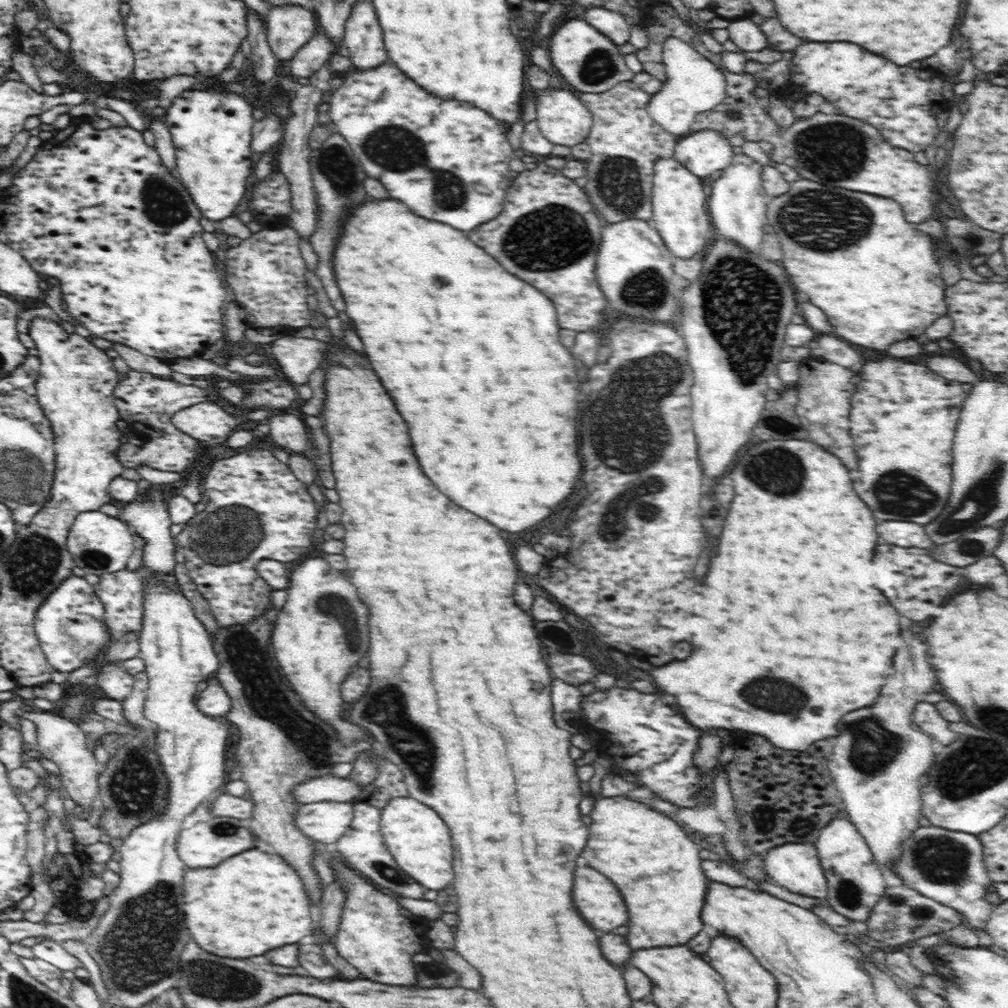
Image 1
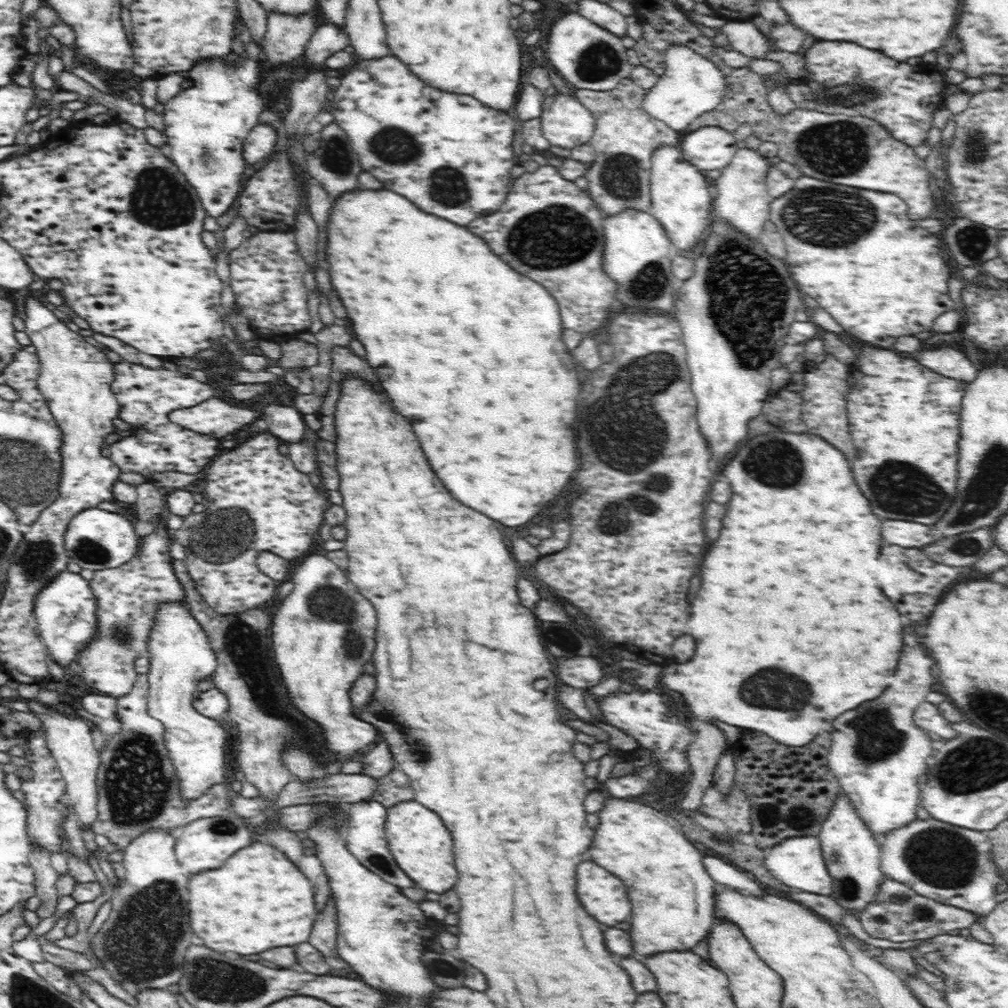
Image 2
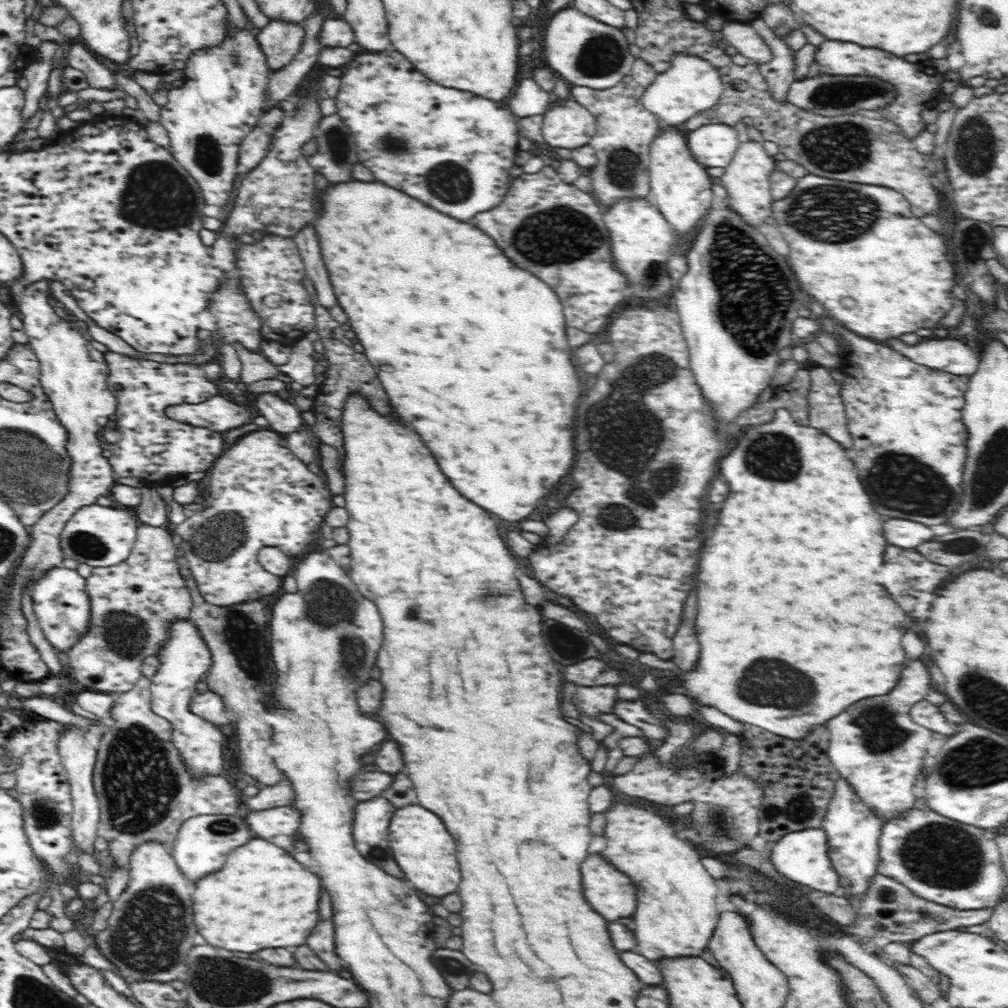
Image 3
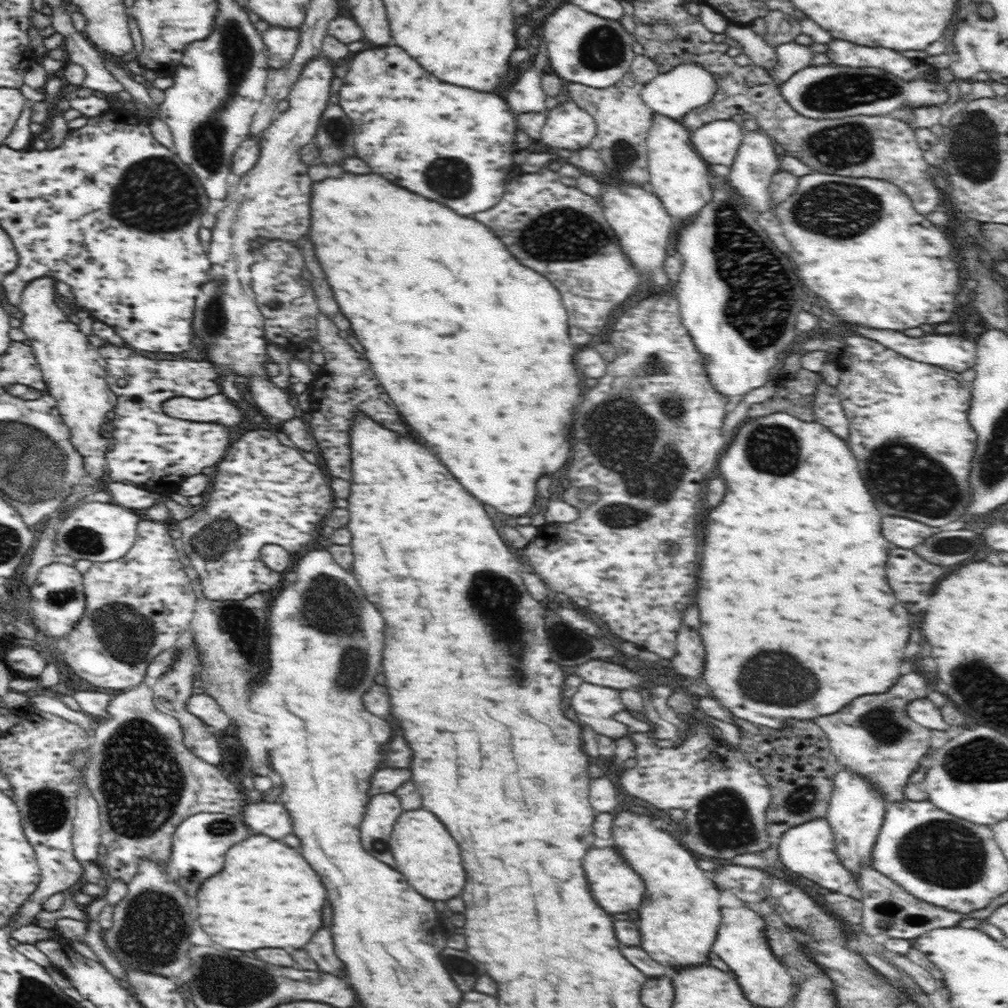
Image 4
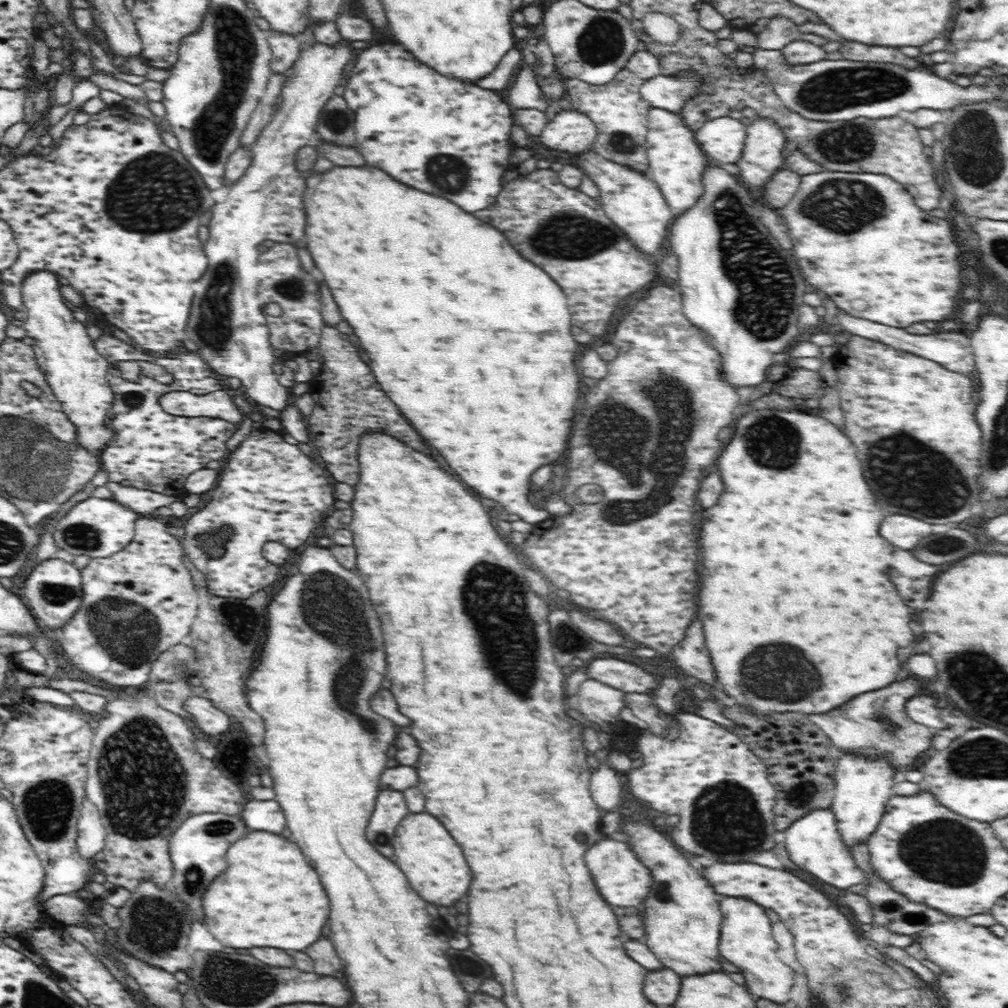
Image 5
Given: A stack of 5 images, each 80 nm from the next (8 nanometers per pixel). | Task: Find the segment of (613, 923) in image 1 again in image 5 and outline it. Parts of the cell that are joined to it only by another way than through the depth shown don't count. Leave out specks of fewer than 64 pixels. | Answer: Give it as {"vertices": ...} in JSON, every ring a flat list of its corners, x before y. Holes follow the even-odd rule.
{"vertices":[[603,836,595,845,586,852,586,866,590,868,592,876,596,878,596,886,602,898,612,906,636,908,647,898,652,887,651,871,647,870,638,859,638,855,630,849,627,842]]}

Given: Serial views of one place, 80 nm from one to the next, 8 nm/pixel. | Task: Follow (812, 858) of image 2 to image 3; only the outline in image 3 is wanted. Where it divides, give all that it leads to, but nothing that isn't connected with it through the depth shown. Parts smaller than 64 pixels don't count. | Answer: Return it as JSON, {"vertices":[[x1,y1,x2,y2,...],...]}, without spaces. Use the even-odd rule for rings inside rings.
{"vertices":[[822,827,786,834,774,843,769,852,776,871,792,882,805,884,814,890,832,894,840,886,840,878,830,860,826,832]]}

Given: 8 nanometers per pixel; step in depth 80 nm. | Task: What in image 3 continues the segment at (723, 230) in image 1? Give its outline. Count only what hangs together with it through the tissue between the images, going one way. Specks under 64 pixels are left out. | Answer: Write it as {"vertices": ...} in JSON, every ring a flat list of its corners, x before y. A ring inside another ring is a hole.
{"vertices":[[747,141,739,144,732,162,725,166,725,171,717,182,727,191,726,204,738,216,742,216,750,226,758,226,772,214,772,195,769,176,776,169,777,161,764,149,762,141]]}

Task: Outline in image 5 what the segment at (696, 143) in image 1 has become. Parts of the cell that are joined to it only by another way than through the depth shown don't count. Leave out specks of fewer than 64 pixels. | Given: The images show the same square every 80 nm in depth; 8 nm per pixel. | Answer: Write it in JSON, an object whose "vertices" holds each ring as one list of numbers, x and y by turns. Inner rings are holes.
{"vertices":[[729,116,704,123,694,136,712,162,737,164,742,158,747,126]]}

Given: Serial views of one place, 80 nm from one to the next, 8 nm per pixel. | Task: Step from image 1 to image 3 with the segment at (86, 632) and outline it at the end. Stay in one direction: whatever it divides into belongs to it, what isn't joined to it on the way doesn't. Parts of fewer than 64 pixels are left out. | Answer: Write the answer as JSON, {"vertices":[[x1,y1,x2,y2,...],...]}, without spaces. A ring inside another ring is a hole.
{"vertices":[[54,567,48,569,31,589,34,614,45,638,56,649,66,652,88,630,90,620,90,598,86,592,85,578,76,569]]}

